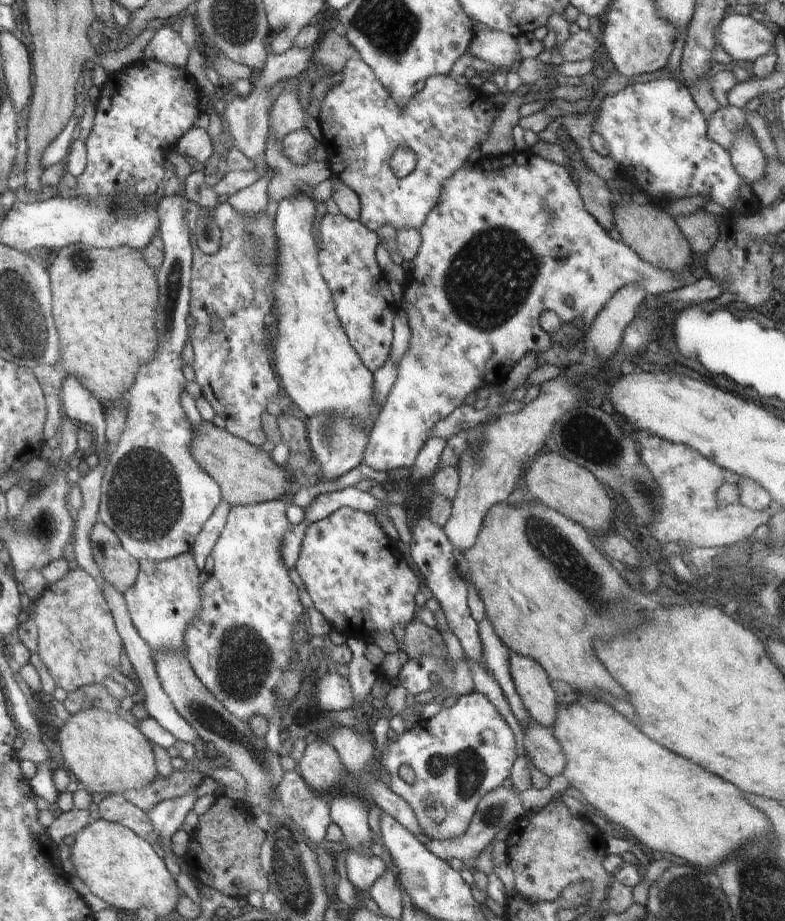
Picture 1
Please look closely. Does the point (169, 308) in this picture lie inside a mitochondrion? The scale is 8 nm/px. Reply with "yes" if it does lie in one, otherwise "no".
yes

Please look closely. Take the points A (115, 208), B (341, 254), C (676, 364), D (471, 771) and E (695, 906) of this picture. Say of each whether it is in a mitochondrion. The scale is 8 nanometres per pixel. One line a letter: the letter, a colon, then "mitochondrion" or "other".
A: mitochondrion
B: other
C: other
D: mitochondrion
E: mitochondrion

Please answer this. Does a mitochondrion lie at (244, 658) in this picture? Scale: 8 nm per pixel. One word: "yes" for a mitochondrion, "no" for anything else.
yes

